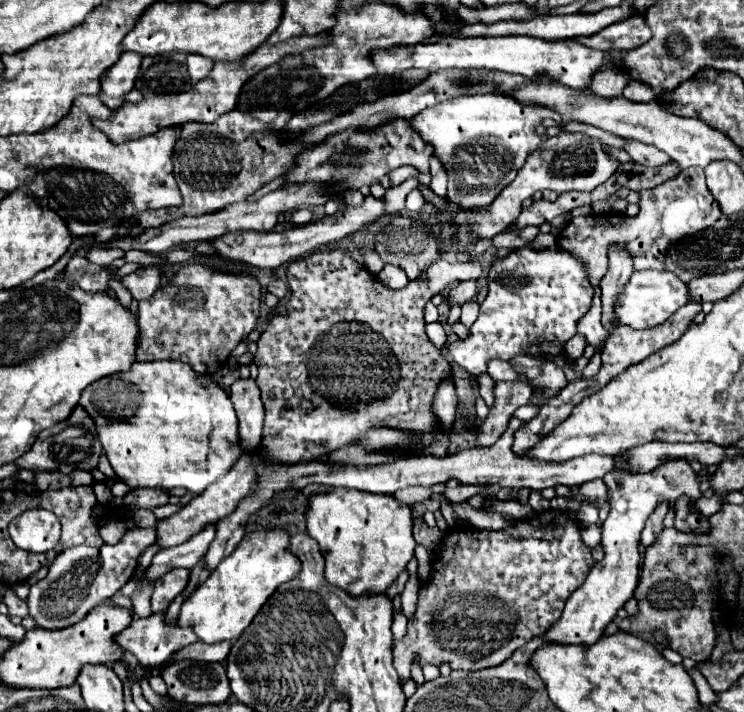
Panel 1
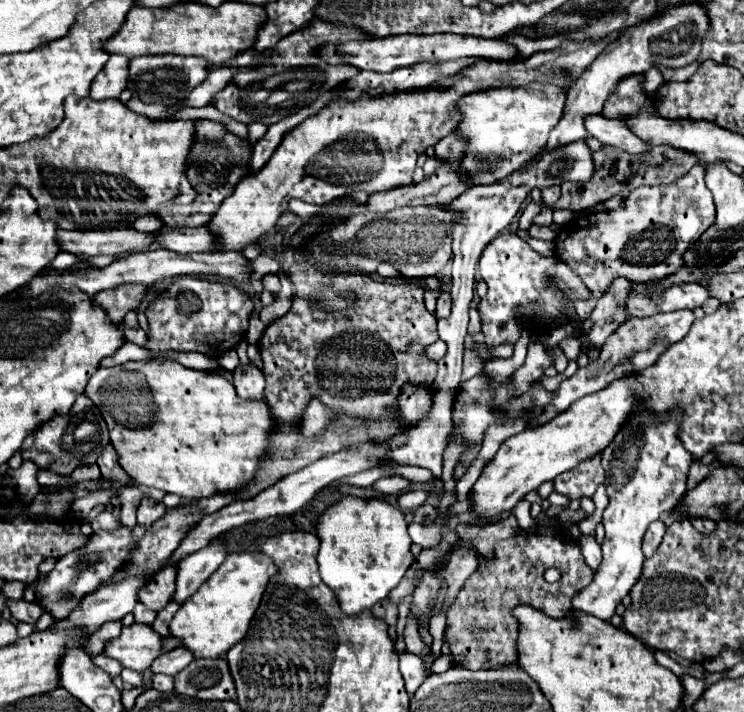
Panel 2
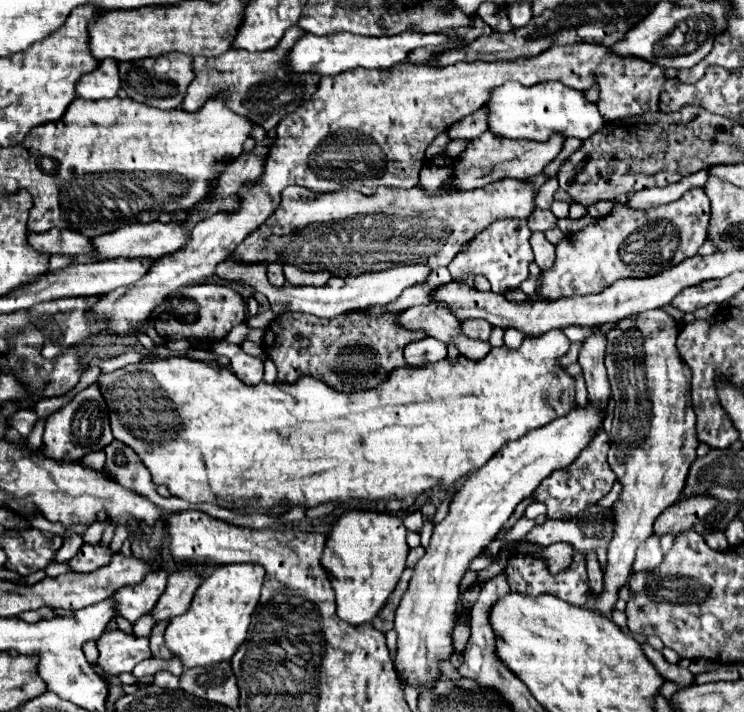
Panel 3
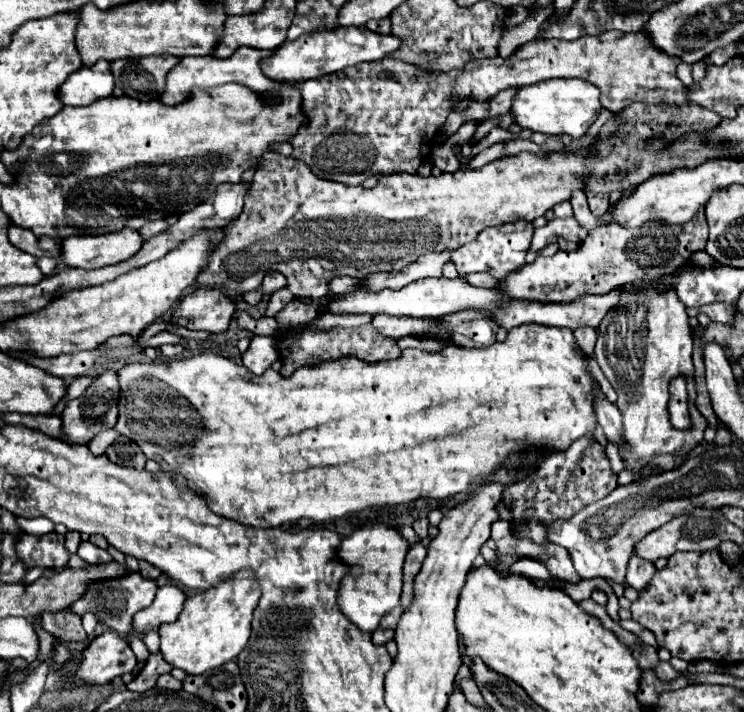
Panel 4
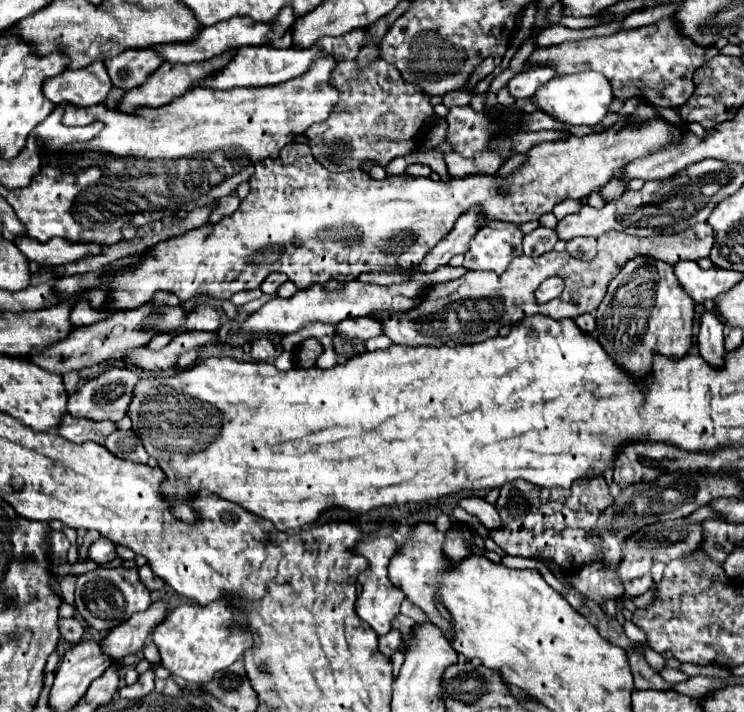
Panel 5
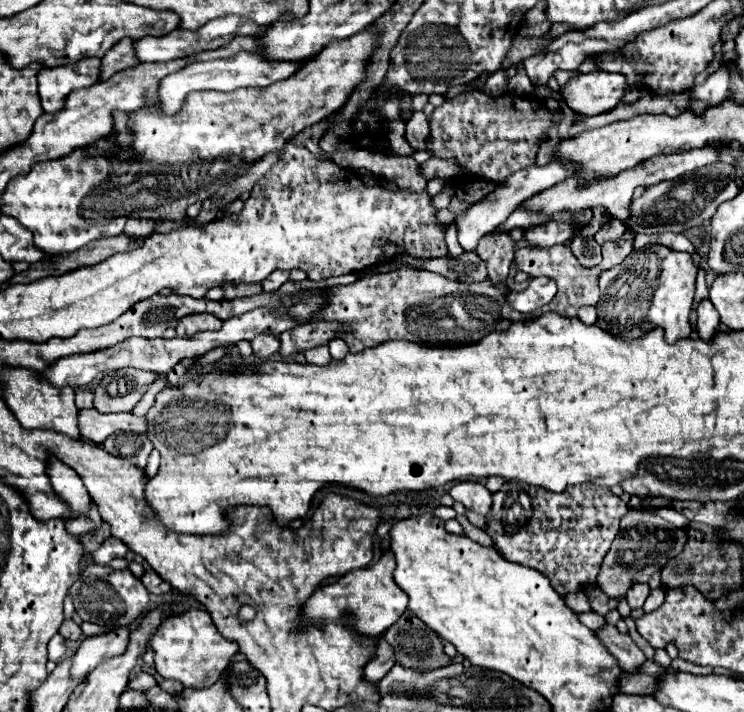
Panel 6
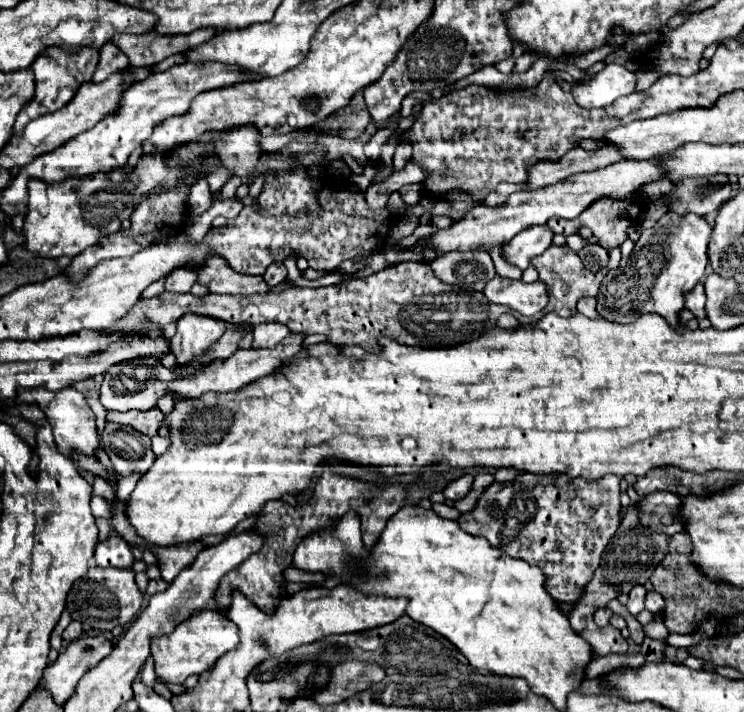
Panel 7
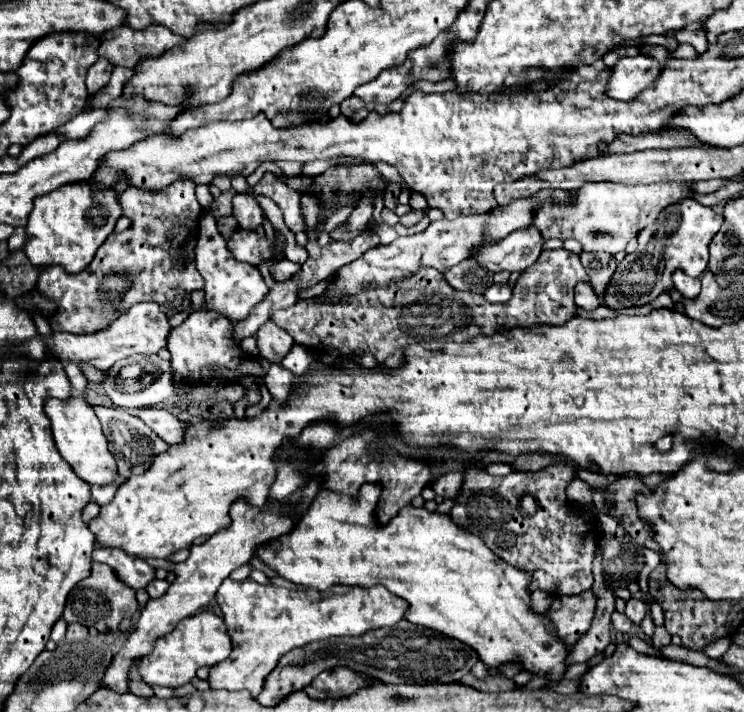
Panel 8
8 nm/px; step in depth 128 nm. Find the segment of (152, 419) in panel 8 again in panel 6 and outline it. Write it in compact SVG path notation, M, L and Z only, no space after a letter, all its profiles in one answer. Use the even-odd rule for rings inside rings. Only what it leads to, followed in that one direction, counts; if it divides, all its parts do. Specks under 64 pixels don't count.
M84 408L78 412L78 428L82 438L92 440L96 444L104 444L104 440L114 432L146 432L144 418L132 414L100 414L94 408Z

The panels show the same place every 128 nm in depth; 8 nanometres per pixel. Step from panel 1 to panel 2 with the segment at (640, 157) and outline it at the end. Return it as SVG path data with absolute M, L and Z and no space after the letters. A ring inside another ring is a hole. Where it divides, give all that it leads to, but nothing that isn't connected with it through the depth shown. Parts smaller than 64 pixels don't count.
M596 114L596 116L588 116L584 120L584 126L588 134L598 138L606 146L612 146L612 148L616 146L620 150L626 150L632 156L640 156L648 152L648 144L642 142L638 136L634 136L624 122L614 122Z

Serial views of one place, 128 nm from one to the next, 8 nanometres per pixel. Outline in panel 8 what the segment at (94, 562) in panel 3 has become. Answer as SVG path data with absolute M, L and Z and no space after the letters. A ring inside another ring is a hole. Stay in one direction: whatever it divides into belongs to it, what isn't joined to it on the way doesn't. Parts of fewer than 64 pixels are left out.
M96 548L92 552L92 560L112 566L118 578L134 590L146 588L148 582L154 580L154 568L150 564L146 564L144 560L136 560L126 552L120 552L120 548Z

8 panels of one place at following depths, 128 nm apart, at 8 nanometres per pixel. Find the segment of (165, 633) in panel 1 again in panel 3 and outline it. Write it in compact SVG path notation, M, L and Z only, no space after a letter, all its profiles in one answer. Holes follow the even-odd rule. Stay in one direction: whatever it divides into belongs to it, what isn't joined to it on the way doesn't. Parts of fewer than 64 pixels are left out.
M122 630L104 632L96 644L100 650L98 666L112 676L118 676L122 672L132 672L138 662L152 656L148 638L124 634Z

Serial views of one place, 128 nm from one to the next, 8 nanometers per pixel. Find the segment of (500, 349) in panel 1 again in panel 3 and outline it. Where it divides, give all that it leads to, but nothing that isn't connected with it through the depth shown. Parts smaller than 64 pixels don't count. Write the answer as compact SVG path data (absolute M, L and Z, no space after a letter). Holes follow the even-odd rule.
M498 220L490 224L478 234L472 244L468 242L464 250L448 264L452 276L468 276L468 274L483 274L488 278L492 292L506 294L508 290L520 288L520 284L528 278L528 266L532 264L532 248L530 248L530 228L526 220ZM433 337L411 342L404 349L404 358L410 365L421 362L434 363L447 357L447 345Z

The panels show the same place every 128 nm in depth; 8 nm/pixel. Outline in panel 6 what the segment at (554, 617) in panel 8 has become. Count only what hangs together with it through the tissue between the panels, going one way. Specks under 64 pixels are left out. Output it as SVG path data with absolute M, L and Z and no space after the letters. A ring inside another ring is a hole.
M630 508L628 514L622 518L620 532L602 562L602 570L598 574L598 586L608 596L622 598L630 586L638 582L648 582L648 578L656 570L660 570L670 558L678 556L686 540L688 540L688 534L684 530L668 530L664 520L658 514ZM604 626L596 632L596 636L604 642L604 646L616 656L620 668L628 674L636 674L640 666L646 662L646 656L642 650L632 642L628 634L620 634L616 626Z

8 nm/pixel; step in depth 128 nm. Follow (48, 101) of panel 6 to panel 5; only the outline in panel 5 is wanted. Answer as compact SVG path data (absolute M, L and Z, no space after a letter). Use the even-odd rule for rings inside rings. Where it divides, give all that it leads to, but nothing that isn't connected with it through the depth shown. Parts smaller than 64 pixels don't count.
M96 60L94 64L82 68L82 70L66 70L54 78L48 78L44 82L44 94L50 102L54 104L62 104L62 102L68 102L72 106L94 106L94 104L100 104L106 100L108 92L112 88L112 82L108 78L108 72L106 72L106 66L104 62Z

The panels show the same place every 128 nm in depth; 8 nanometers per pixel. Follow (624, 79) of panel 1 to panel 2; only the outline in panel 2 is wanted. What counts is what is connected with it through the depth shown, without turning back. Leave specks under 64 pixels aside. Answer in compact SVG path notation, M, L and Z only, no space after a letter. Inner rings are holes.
M684 4L684 6L678 6L678 8L670 8L668 12L656 16L656 18L650 18L646 22L640 22L638 26L632 26L632 28L626 28L626 32L622 32L622 36L614 42L614 44L608 44L608 48L604 50L604 54L600 54L584 72L582 76L566 90L566 108L564 108L564 116L560 118L560 122L556 124L556 128L550 132L550 140L548 140L548 146L546 146L546 152L558 148L558 146L564 146L564 144L570 144L574 140L582 140L586 138L586 128L584 128L584 116L590 116L590 114L598 114L602 108L604 108L604 102L608 100L608 96L612 96L612 90L616 88L616 84L620 80L624 80L624 76L634 76L634 74L644 74L648 68L656 66L656 64L664 64L668 68L682 68L682 66L688 66L692 62L698 60L698 54L702 50L702 36L706 34L708 30L708 16L704 14L704 8L700 8L698 4Z

